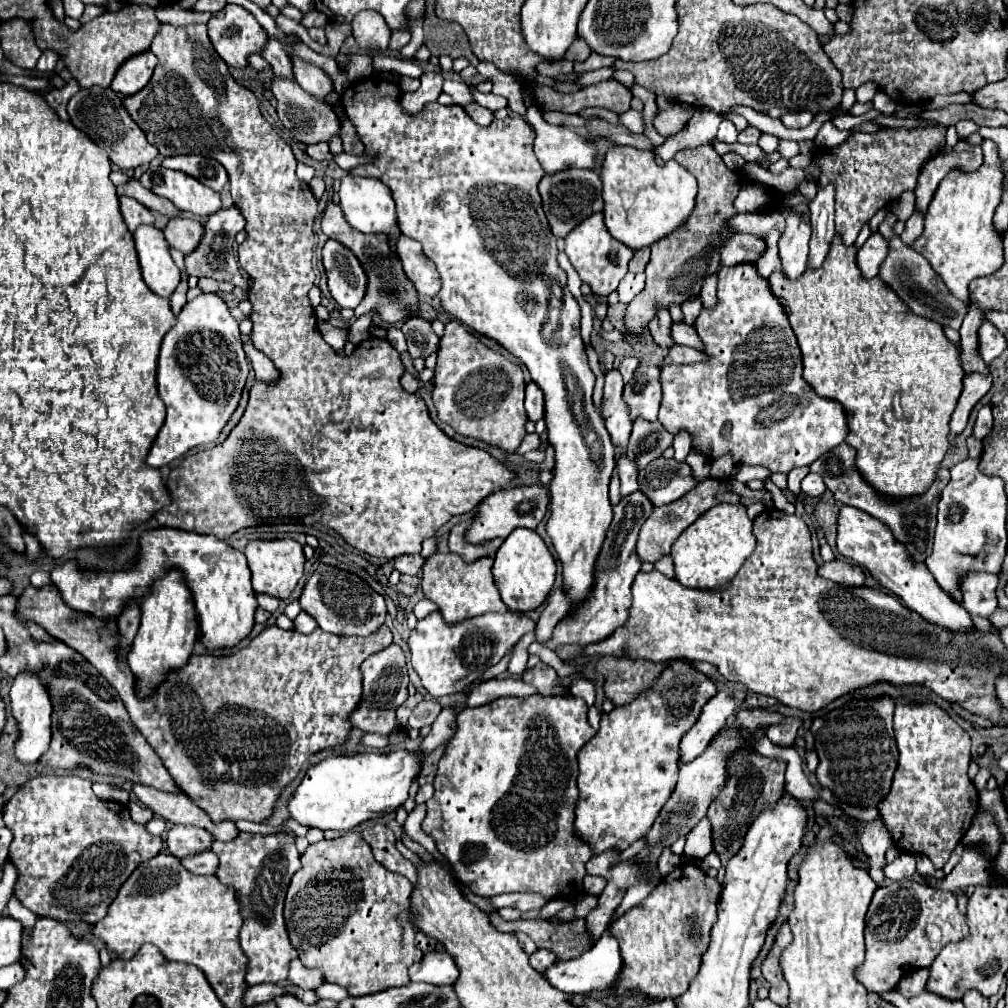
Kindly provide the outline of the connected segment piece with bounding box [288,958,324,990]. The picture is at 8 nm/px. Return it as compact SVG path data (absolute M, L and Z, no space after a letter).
M298 958L290 962L288 978L290 978L296 986L300 986L300 988L304 988L304 990L312 990L312 988L324 984L324 976L322 976L318 970L308 970L308 968L304 968Z

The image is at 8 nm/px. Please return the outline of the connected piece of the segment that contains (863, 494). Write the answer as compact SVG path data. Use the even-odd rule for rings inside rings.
M840 444L836 450L820 456L810 466L810 472L816 472L816 474L820 474L824 478L824 482L832 490L836 502L846 504L846 506L854 506L854 508L864 510L870 516L882 520L892 530L892 534L896 536L896 540L908 546L908 552L912 554L912 558L924 562L924 558L928 554L932 554L932 534L934 534L934 528L936 528L936 512L938 512L940 492L942 492L942 488L950 480L950 470L946 466L942 466L938 470L936 480L932 482L932 486L924 494L906 496L906 498L898 500L898 498L888 498L888 496L878 494L876 488L872 484L868 484L862 474L850 474L852 466L854 466L854 456L856 456L856 452L854 452L852 446Z

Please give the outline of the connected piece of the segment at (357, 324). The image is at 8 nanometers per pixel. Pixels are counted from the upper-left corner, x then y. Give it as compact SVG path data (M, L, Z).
M369 312L358 319L349 327L350 336L348 336L348 341L355 345L360 344L360 342L366 340L369 337L368 328L372 323L372 317L374 312Z

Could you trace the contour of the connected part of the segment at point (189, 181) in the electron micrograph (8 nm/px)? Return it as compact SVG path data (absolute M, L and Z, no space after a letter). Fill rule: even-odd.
M158 166L156 170L148 168L138 180L150 192L168 198L180 210L192 212L196 216L210 216L220 210L220 196L184 172Z

